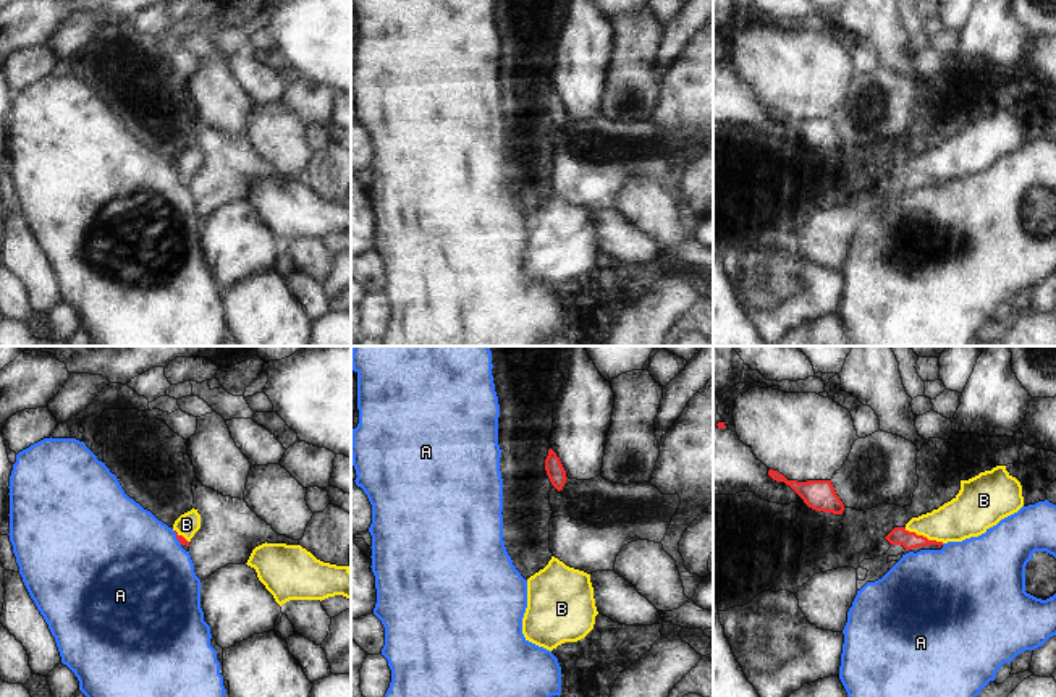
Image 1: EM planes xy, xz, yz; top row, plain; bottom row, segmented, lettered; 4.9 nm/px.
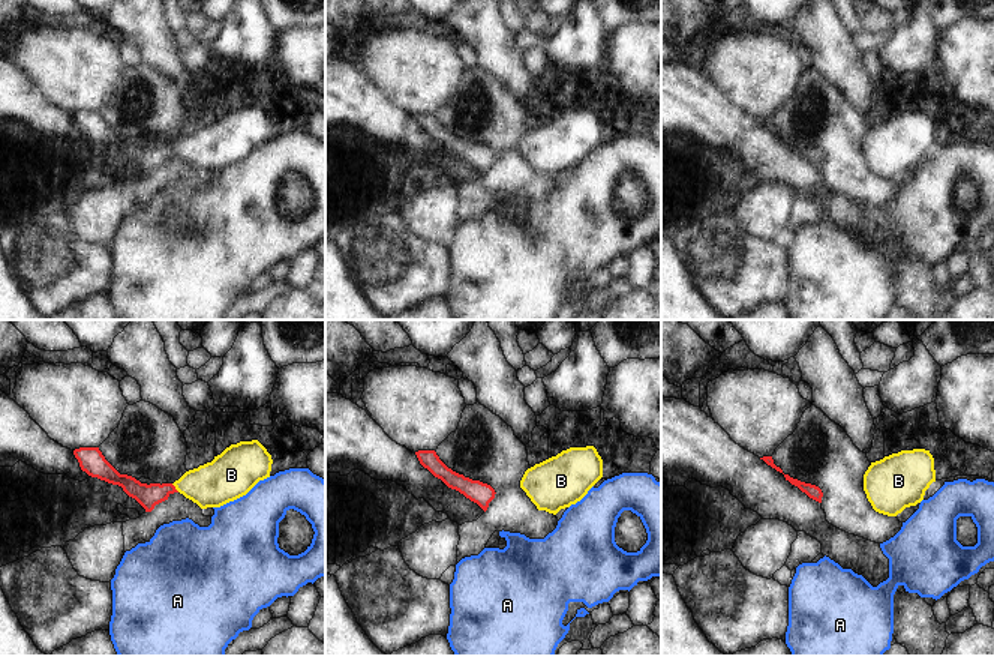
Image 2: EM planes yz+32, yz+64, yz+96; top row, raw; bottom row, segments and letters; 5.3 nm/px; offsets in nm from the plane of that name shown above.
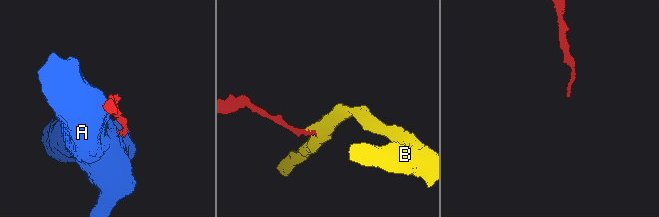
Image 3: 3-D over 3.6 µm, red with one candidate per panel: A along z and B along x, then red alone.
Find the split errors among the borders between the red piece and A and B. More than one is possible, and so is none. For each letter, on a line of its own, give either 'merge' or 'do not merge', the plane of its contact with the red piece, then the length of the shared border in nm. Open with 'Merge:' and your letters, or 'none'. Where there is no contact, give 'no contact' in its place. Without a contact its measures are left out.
Merge: B
A: do not merge; contact in xy; length 80 nm
B: merge; contact in yz; length 220 nm

